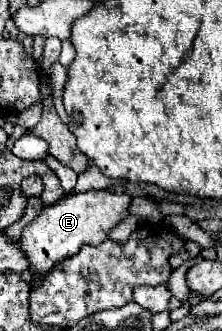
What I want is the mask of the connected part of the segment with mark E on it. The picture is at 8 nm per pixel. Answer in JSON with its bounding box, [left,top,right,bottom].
[18,190,130,282]

